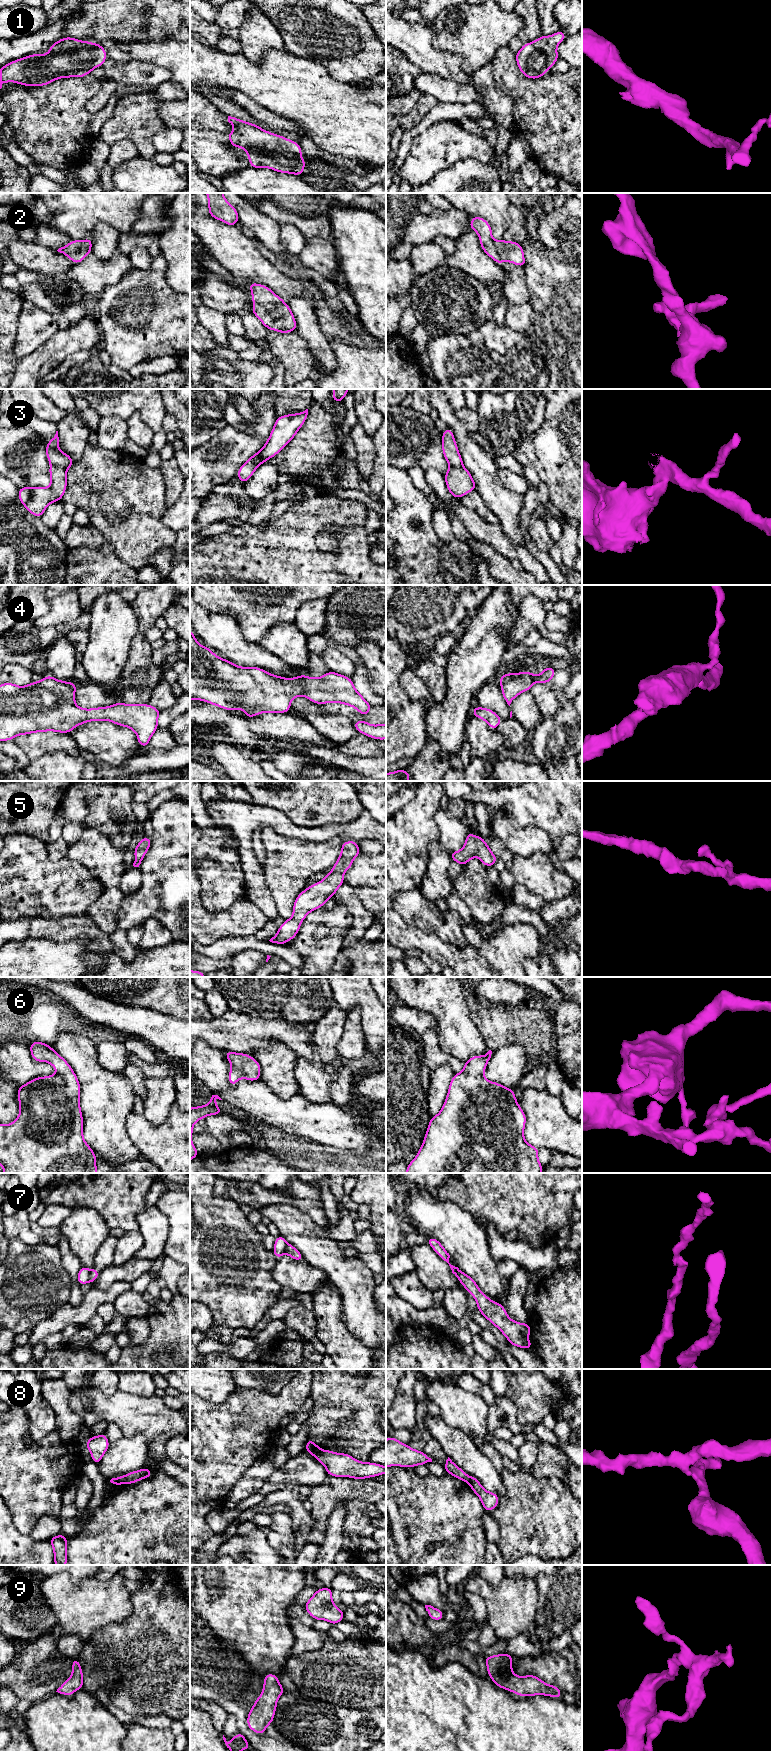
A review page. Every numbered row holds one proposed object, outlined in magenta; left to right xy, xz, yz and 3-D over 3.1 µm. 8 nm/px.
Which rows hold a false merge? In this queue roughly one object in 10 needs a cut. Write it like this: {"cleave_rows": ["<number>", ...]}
{"cleave_rows": ["3", "7", "8"]}

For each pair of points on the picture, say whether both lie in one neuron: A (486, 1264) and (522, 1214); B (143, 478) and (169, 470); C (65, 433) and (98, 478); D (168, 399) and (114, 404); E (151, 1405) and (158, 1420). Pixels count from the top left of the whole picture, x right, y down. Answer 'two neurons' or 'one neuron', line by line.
A: two neurons
B: two neurons
C: two neurons
D: two neurons
E: one neuron

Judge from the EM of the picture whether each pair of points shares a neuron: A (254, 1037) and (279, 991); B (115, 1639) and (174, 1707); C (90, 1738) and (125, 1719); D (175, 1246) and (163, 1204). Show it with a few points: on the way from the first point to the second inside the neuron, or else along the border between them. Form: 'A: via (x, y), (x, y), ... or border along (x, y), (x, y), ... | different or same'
A: border along (241, 1012), (256, 1014), (262, 1018), (287, 1020) | different
B: via (133, 1654), (163, 1689) | same
C: border along (103, 1705), (127, 1727) | different
D: via (175, 1236), (175, 1216), (173, 1214) | same

